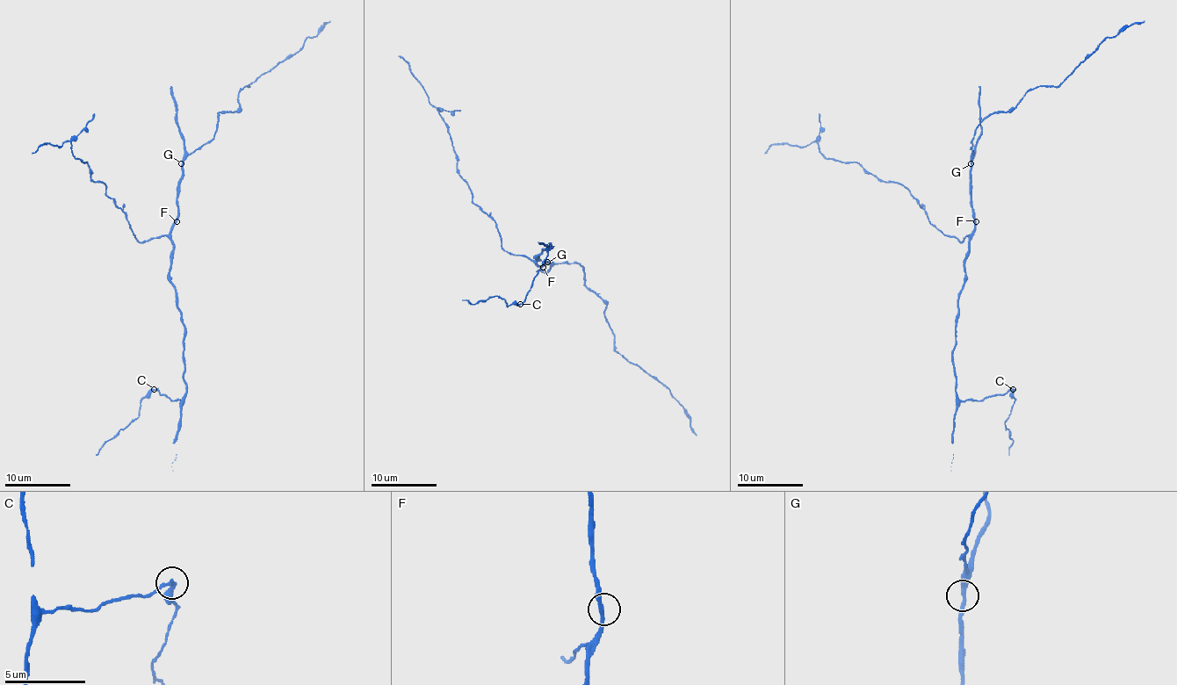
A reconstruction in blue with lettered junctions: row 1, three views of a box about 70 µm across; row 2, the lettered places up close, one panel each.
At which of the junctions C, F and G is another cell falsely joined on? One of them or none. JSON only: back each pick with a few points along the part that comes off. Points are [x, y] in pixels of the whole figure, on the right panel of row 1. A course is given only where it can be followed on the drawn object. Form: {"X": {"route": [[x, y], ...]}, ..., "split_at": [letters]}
{"C": {"route": [[1014, 390], [1015, 400], [1005, 428], [1014, 440], [1008, 455]]}, "split_at": ["C"]}

